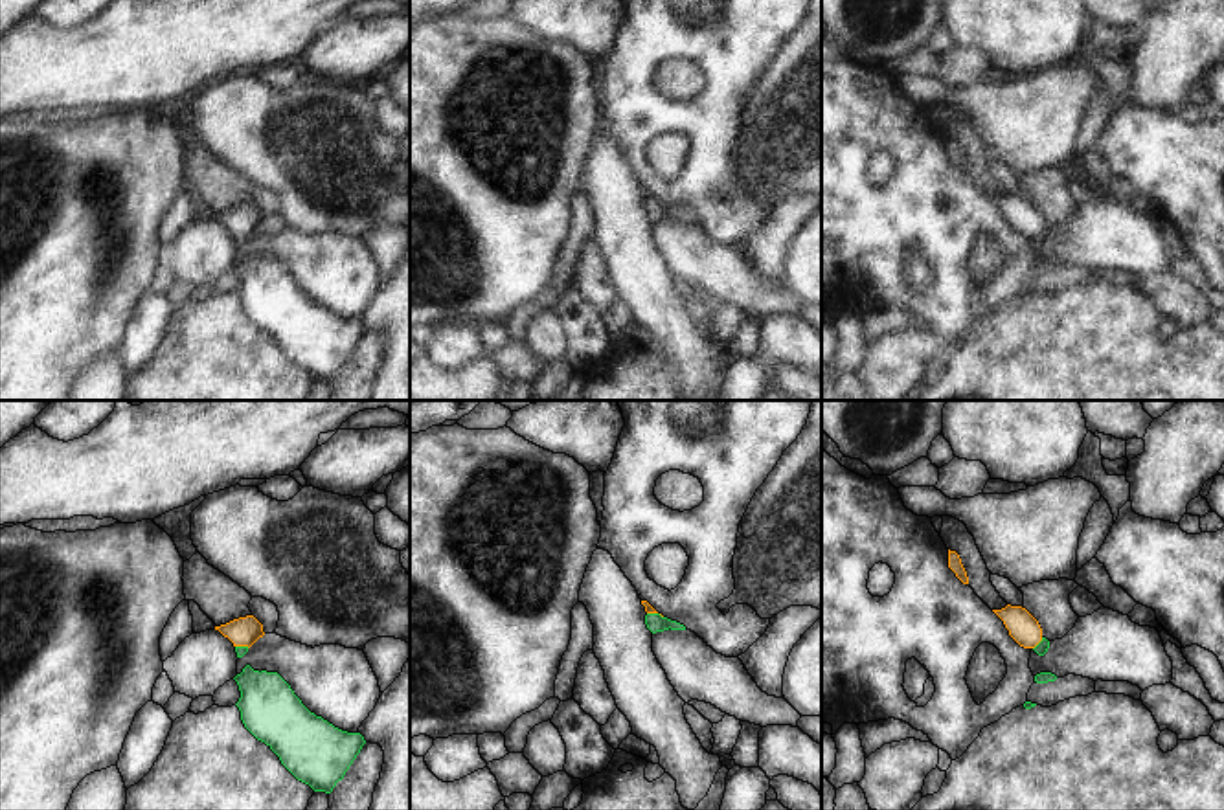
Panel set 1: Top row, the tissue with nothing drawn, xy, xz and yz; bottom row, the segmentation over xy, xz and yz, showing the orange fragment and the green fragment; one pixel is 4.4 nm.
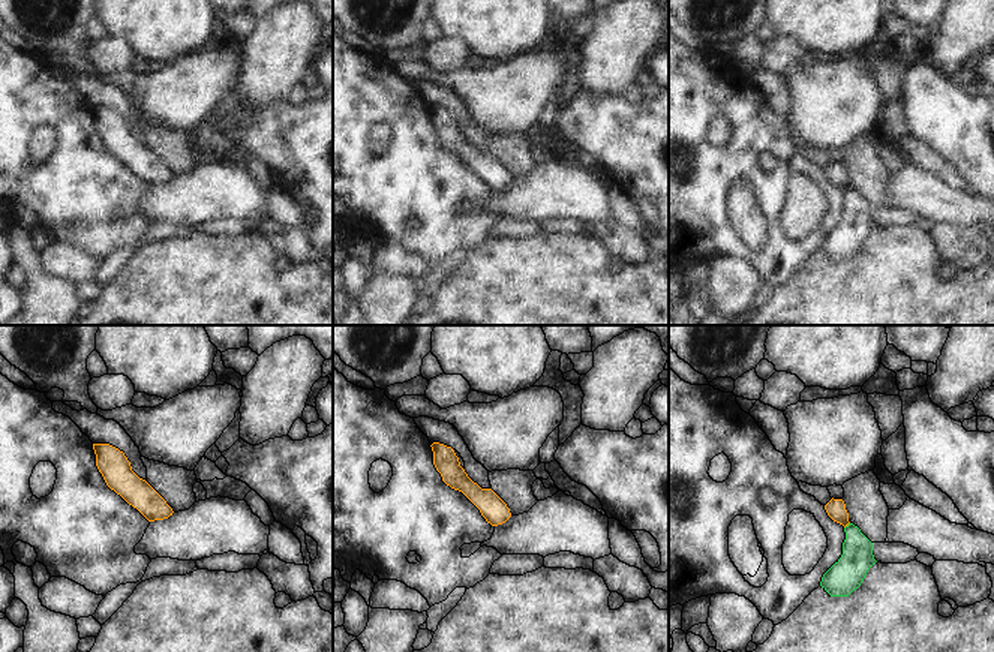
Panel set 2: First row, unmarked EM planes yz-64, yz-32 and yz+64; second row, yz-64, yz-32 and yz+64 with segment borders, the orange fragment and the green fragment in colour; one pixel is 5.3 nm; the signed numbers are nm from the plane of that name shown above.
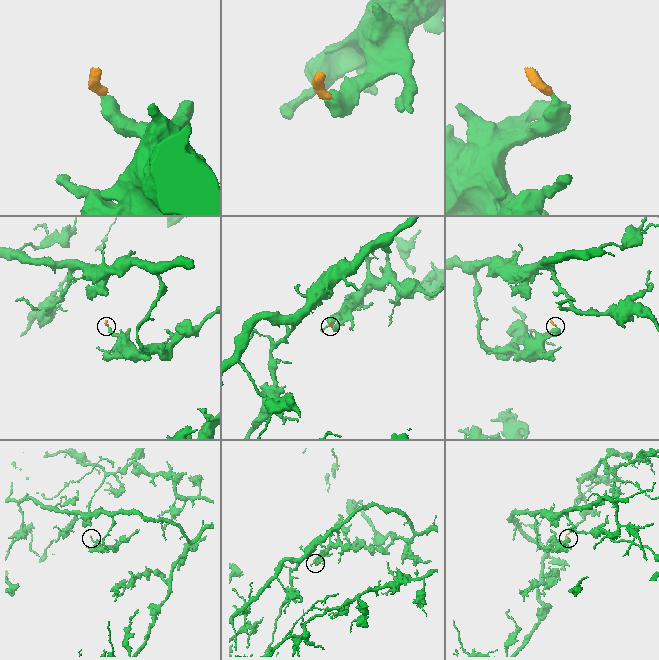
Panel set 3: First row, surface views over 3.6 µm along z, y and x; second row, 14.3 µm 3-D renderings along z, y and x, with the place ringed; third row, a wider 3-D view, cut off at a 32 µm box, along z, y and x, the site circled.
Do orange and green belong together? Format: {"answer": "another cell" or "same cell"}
{"answer": "same cell"}

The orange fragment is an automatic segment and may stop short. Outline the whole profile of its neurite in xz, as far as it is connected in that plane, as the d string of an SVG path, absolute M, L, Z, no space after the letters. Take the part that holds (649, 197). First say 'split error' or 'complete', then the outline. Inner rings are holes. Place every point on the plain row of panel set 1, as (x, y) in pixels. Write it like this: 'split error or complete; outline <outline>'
split error; outline M641 189L641 193L645 195L645 213L647 217L656 222L656 220L663 220L663 219L686 219L684 213L671 209L667 206L662 206L647 189Z

